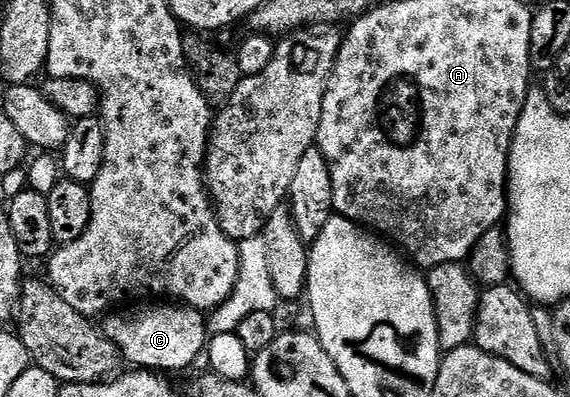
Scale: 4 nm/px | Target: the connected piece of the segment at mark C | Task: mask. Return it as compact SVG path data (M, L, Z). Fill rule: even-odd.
M156 302L149 312L137 316L112 314L103 321L102 330L129 365L140 370L159 370L161 373L176 372L188 368L196 359L201 359L210 333L206 316L201 309L190 308L180 302ZM108 320L108 321L107 321ZM161 368L161 369L160 369Z

